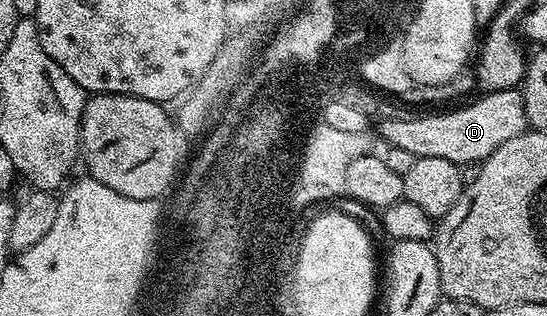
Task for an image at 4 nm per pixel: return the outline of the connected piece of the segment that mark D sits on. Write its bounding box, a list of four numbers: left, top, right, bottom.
[381,88,527,166]

